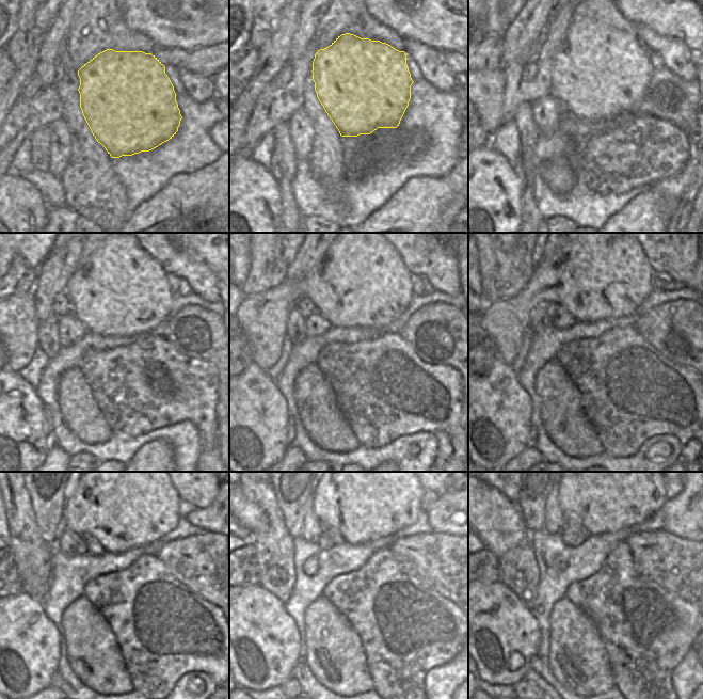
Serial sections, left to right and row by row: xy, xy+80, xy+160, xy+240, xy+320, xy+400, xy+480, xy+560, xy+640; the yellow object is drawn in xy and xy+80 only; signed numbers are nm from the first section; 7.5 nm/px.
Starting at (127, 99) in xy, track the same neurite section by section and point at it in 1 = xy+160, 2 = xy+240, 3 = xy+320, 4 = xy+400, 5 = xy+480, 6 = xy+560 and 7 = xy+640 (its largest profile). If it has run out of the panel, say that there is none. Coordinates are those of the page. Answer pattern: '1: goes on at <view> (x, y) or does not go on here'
1: goes on at xy+160 (600, 73)
2: goes on at xy+240 (120, 290)
3: goes on at xy+320 (361, 281)
4: goes on at xy+400 (605, 273)
5: goes on at xy+480 (125, 498)
6: goes on at xy+560 (367, 493)
7: goes on at xy+640 (608, 493)

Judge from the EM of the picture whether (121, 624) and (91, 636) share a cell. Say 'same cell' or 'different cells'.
different cells

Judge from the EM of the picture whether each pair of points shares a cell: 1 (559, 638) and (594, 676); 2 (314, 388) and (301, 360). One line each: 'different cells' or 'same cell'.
1: same cell
2: different cells

